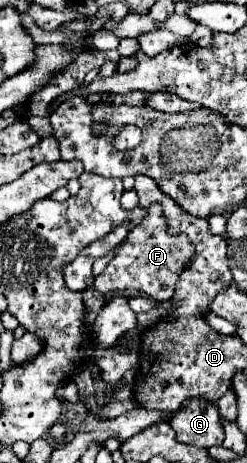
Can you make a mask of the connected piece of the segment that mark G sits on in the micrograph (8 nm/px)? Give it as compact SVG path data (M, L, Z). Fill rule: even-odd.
M188 401L182 411L178 411L170 425L174 427L178 439L182 443L194 445L194 447L214 447L222 445L224 431L220 423L218 407L204 401Z

